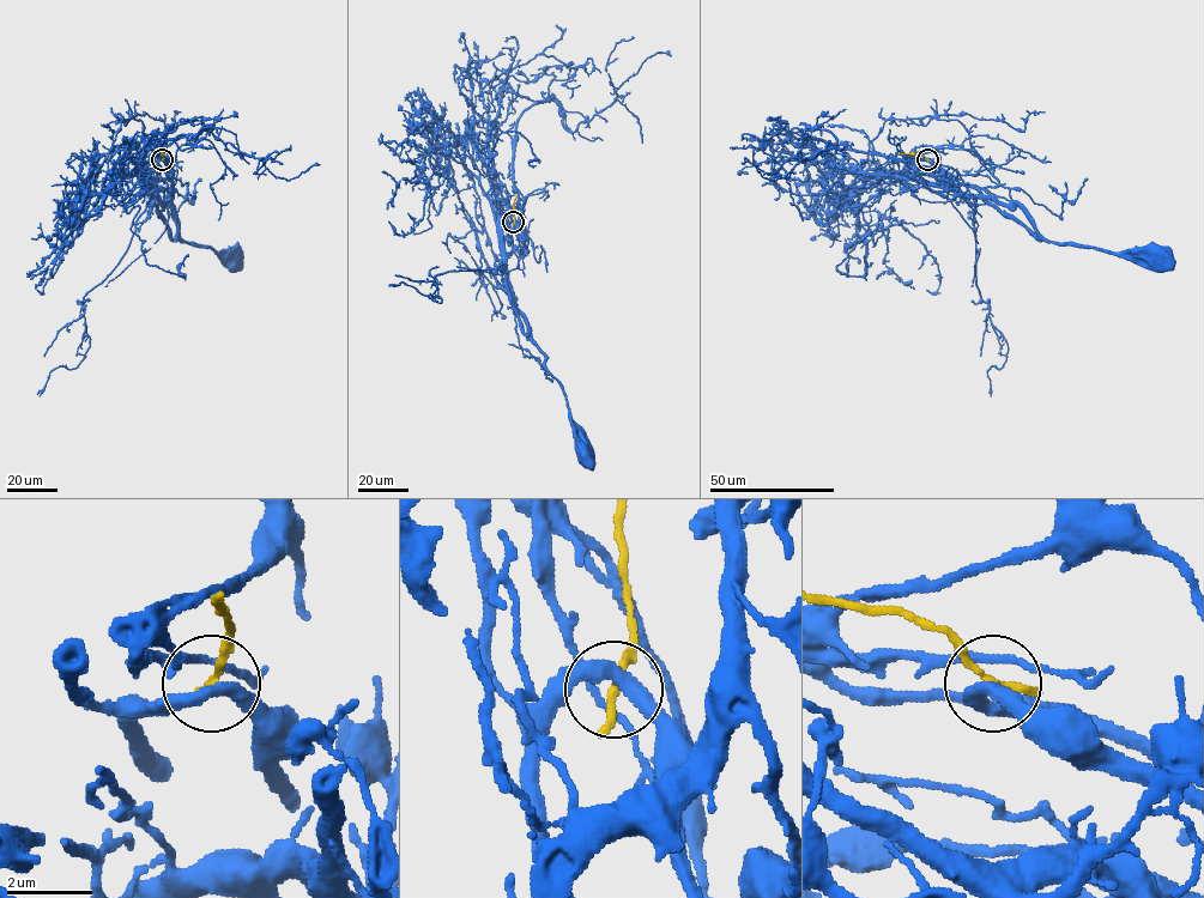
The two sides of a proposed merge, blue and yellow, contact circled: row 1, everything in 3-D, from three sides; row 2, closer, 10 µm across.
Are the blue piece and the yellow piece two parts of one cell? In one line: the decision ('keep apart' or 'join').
keep apart

